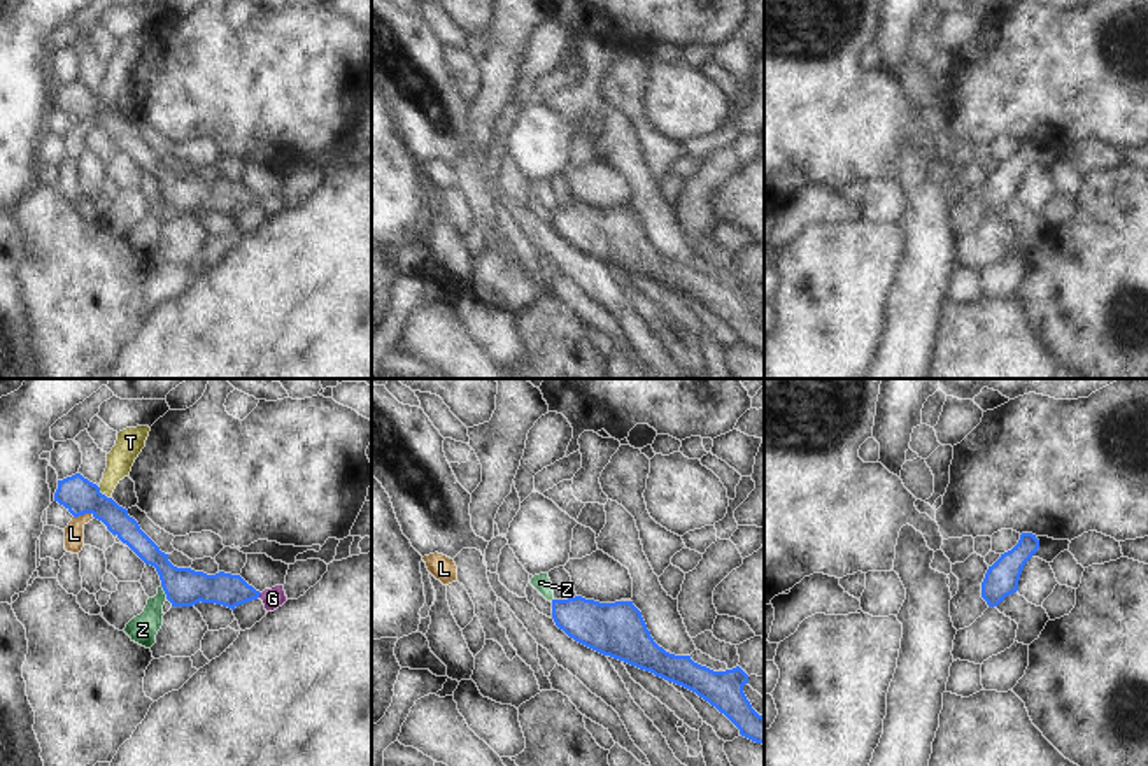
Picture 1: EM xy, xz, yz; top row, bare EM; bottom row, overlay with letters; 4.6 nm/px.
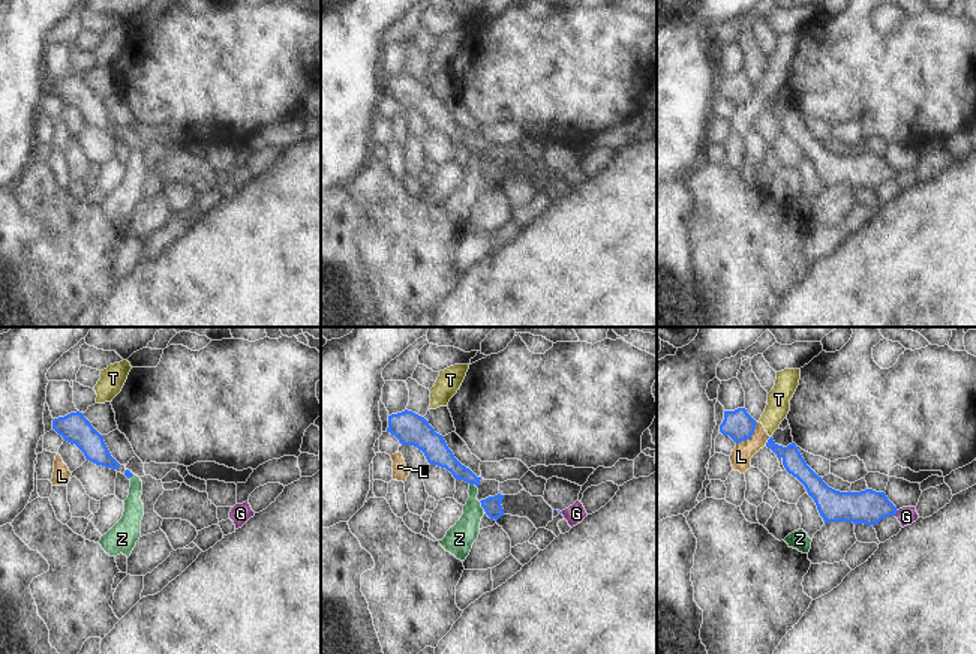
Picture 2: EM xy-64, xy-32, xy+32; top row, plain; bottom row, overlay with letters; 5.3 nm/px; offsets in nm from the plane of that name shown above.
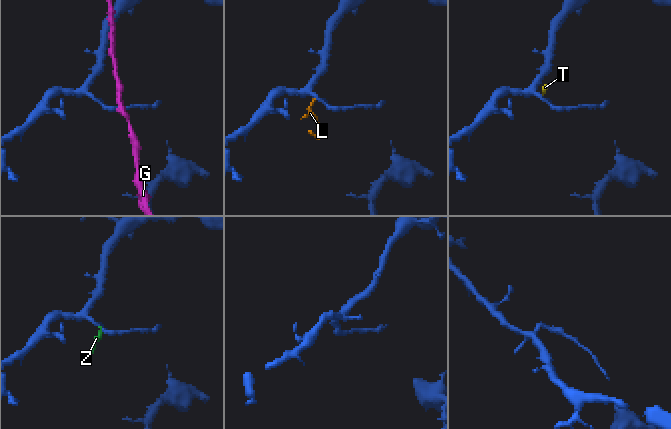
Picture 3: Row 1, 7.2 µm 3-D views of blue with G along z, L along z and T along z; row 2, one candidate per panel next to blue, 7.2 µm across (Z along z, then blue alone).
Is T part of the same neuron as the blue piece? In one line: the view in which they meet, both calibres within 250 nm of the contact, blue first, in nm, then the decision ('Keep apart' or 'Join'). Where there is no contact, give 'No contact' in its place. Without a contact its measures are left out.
Touches blue in xy. Thickness 160 nm (blue) against 120 nm. Keep apart

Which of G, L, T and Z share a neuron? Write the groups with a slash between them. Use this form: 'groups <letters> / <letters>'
groups G / L T / Z

